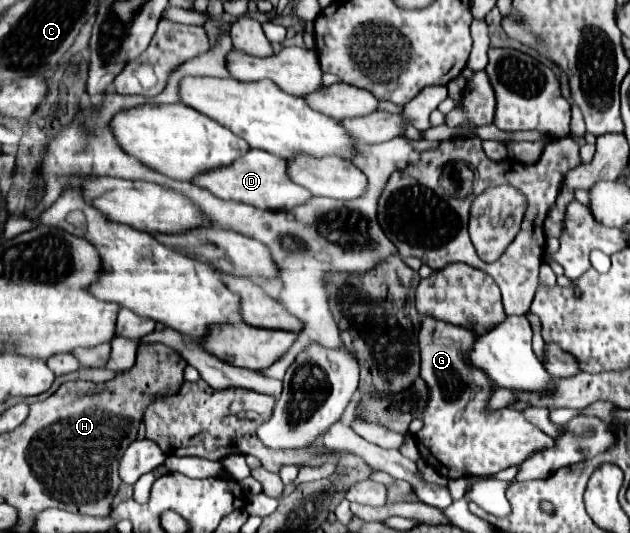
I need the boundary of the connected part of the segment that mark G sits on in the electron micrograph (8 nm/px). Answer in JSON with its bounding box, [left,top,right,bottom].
[415,318,555,478]

